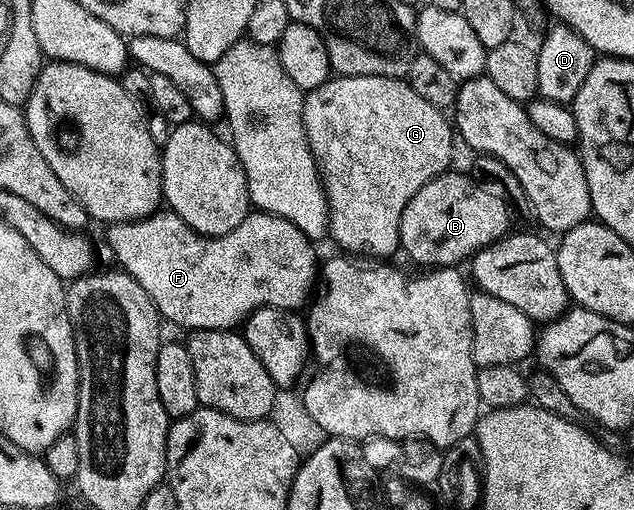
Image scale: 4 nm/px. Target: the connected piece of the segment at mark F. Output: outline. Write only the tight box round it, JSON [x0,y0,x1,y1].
[105,211,320,331]

